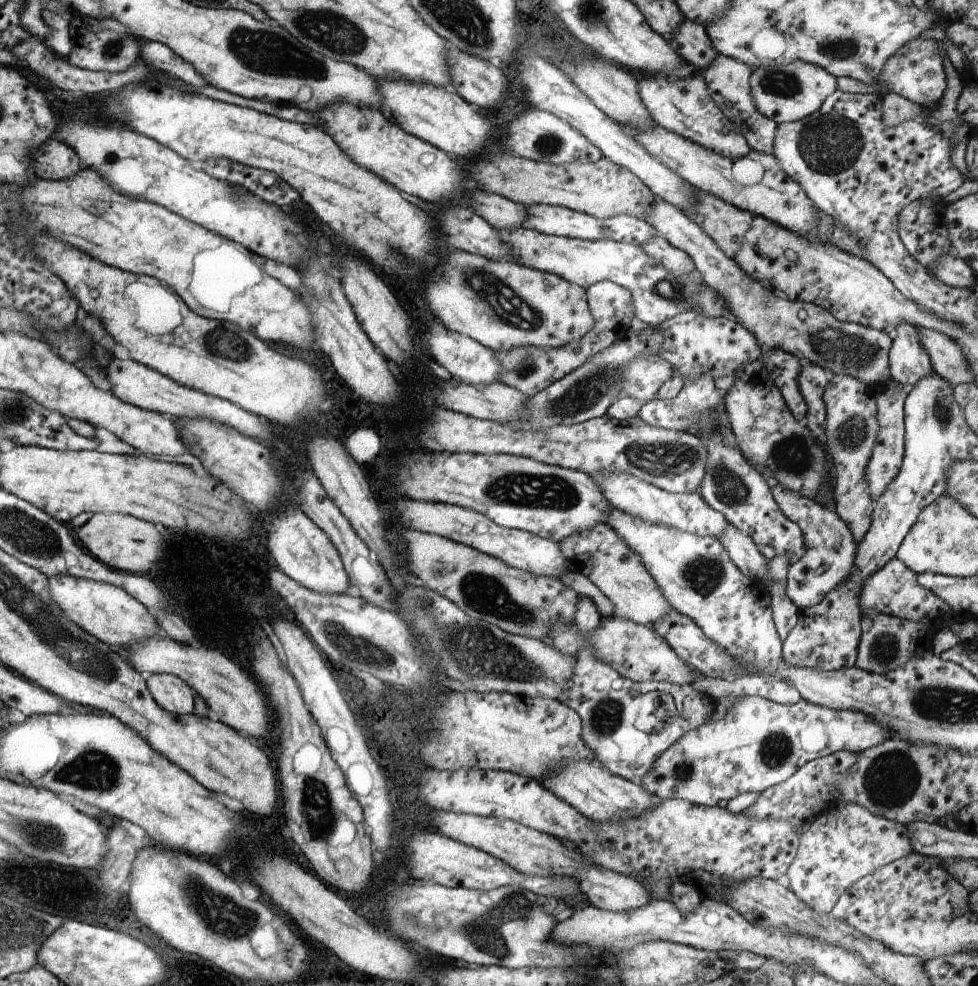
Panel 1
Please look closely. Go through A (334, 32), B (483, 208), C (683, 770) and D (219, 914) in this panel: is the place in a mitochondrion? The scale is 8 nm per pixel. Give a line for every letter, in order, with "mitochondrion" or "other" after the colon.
A: mitochondrion
B: other
C: mitochondrion
D: mitochondrion

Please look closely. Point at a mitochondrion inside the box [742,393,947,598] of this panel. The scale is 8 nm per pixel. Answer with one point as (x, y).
(793, 453)

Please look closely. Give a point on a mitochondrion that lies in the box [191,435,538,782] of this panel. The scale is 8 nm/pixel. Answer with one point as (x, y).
(438, 571)

